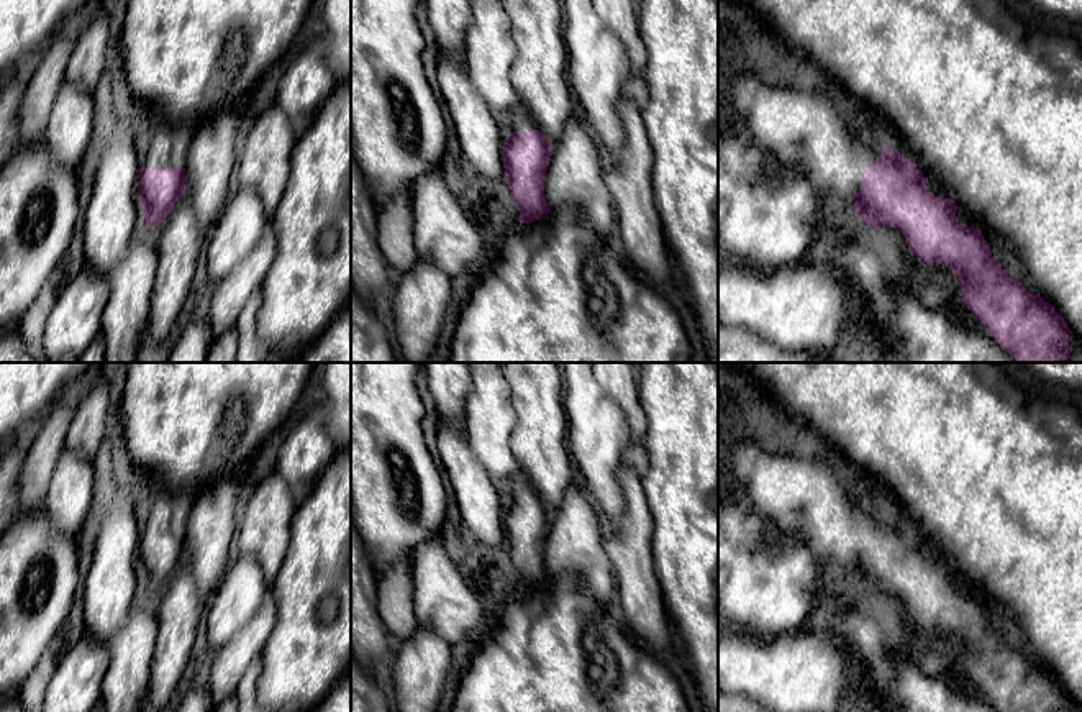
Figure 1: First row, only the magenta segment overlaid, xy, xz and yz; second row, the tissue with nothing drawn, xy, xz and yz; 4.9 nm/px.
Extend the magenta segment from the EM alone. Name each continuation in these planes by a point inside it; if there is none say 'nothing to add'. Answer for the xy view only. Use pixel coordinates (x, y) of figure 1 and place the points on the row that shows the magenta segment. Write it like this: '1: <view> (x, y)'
1: xy (166, 145)

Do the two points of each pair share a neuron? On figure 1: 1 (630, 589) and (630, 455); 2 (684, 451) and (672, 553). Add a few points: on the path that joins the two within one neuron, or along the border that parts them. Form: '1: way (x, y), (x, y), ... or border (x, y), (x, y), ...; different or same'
1: border (620, 463), (640, 476); different
2: way (682, 476), (672, 506), (672, 529); same

